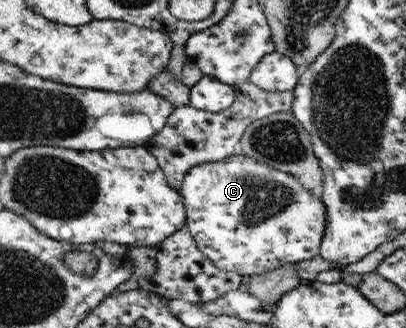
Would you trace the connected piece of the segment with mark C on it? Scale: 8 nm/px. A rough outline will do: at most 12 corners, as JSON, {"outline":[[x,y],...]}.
{"outline":[[245,155],[200,164],[187,228],[221,270],[320,255],[327,205]]}

